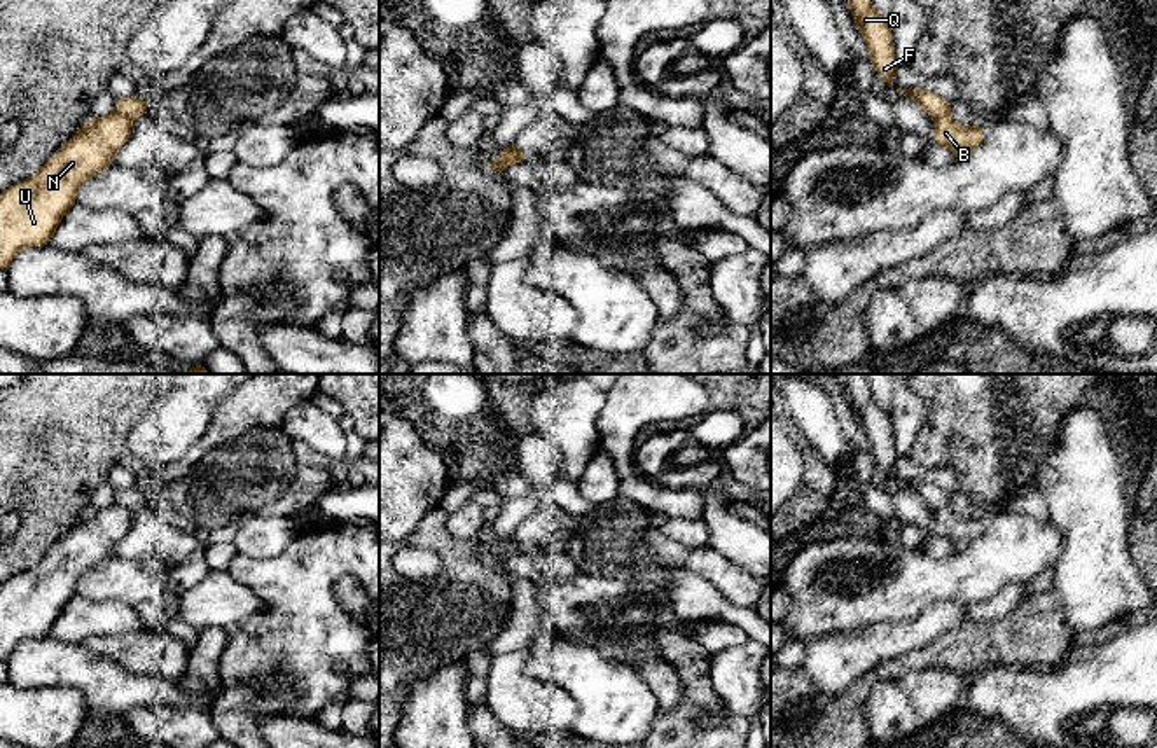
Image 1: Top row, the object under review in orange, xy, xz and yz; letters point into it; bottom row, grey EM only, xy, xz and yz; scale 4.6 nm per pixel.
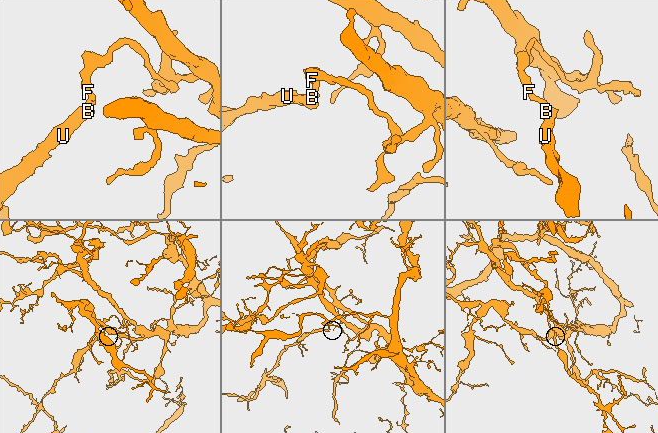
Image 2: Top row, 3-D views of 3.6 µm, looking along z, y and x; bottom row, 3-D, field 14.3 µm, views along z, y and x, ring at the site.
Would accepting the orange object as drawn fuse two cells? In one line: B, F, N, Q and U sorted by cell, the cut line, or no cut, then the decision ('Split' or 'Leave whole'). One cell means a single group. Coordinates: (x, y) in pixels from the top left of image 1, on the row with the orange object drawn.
Groups: B N U / F Q. Split along xy (114, 112), (124, 114), (130, 119). Split

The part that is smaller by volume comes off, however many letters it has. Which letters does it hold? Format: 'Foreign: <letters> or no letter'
Foreign: B, N, U

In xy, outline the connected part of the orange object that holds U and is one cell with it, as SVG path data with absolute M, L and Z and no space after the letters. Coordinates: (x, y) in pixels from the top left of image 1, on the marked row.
M121 114L87 121L70 142L58 149L44 168L0 194L0 269L7 269L16 253L26 246L51 245L51 238L77 203L82 182L114 164L114 154L131 138L131 119Z

